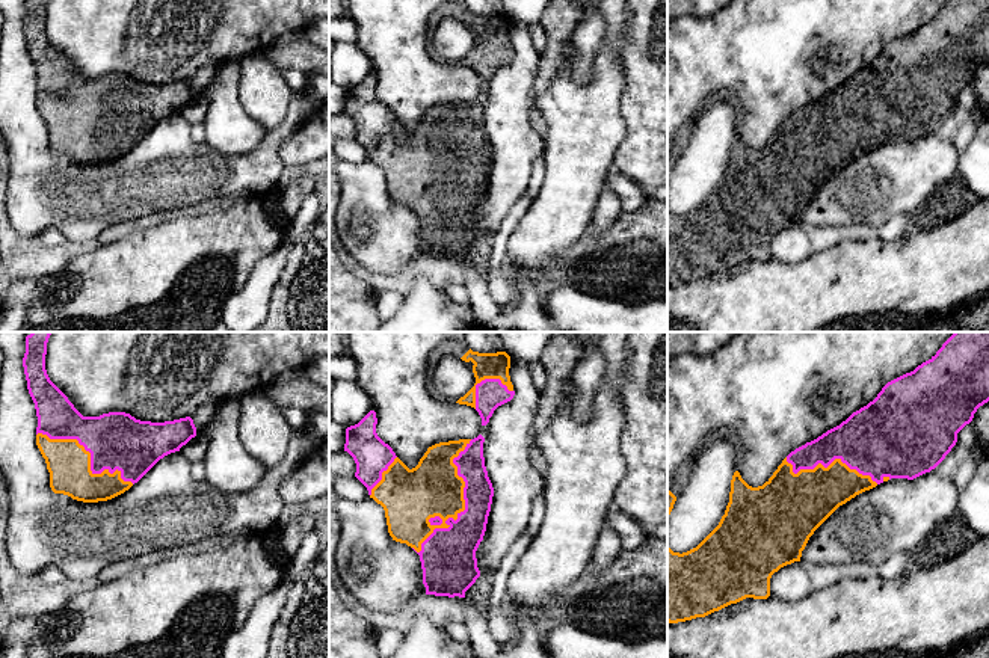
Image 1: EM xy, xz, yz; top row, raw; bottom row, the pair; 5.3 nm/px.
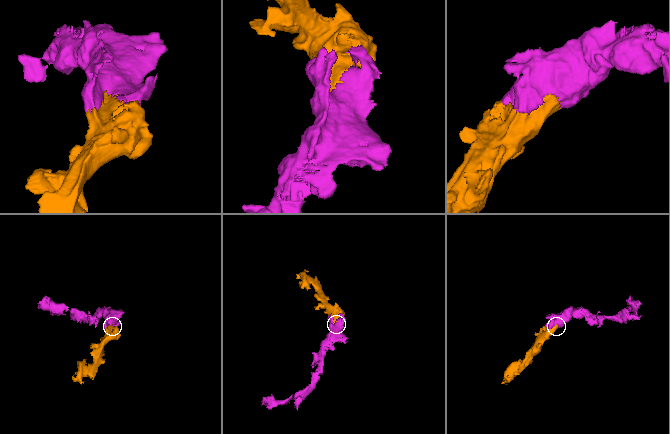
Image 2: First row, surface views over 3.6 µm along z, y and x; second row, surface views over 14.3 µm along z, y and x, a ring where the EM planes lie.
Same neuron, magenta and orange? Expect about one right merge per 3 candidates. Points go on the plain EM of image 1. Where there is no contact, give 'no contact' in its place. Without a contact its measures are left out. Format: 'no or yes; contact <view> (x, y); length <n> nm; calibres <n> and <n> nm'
yes; contact xz (465, 163); length 650 nm; calibres 220 and 300 nm

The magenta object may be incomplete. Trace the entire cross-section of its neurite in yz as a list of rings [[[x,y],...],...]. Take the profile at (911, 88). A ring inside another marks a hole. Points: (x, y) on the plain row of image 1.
[[[948,0],[935,18],[888,44],[873,63],[840,88],[791,113],[763,148],[749,148],[735,133],[719,187],[687,214],[673,214],[667,205],[667,284],[705,279],[746,260],[767,261],[772,237],[800,223],[809,199],[840,168],[891,140],[914,142],[935,131],[956,107],[957,95],[987,63],[989,0]]]

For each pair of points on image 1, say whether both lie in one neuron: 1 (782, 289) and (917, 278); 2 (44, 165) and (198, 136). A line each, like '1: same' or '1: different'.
1: same
2: different

